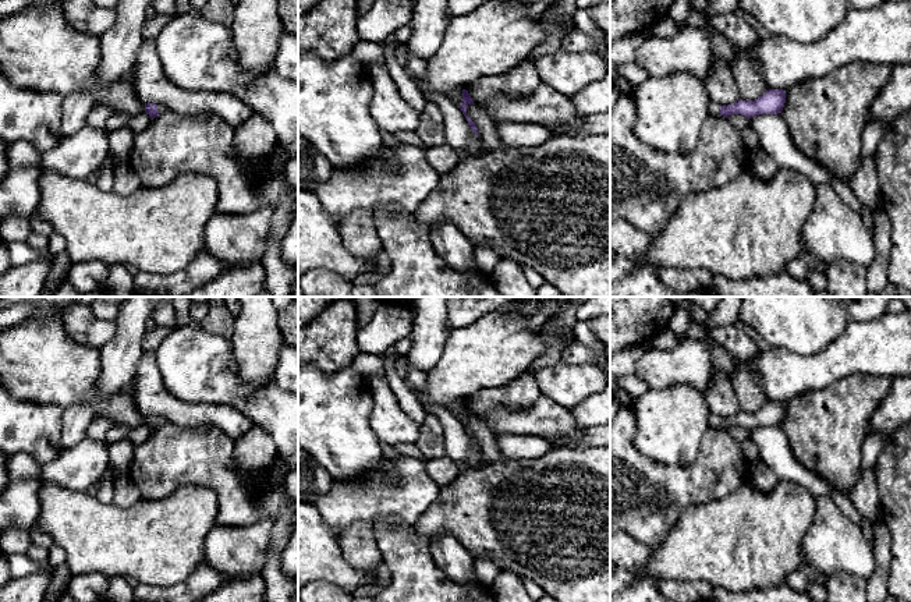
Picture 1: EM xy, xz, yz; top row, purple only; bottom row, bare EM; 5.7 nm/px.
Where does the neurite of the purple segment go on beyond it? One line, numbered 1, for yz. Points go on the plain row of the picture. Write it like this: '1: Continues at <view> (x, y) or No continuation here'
1: No continuation here

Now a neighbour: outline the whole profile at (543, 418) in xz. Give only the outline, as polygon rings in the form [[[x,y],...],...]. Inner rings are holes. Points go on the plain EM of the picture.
[[[539,396],[531,407],[522,411],[495,407],[483,422],[496,436],[503,433],[536,435],[546,439],[553,447],[578,440],[586,431],[575,421],[570,410],[545,396]]]

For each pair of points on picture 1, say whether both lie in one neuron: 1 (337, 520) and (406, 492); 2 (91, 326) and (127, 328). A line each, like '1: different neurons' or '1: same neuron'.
1: same neuron
2: different neurons

